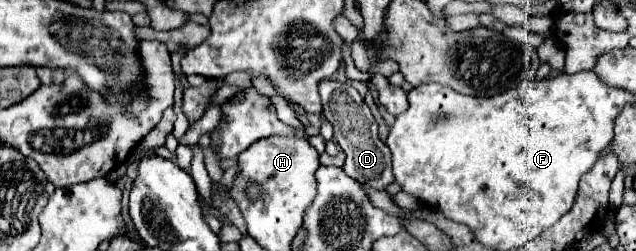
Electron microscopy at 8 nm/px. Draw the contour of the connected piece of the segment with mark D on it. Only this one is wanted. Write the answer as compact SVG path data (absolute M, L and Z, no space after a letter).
M323 80L319 84L319 94L323 102L323 112L327 120L333 124L333 136L341 150L347 154L347 160L343 164L343 170L347 176L351 176L357 182L365 182L367 186L375 190L385 190L389 184L393 184L393 172L391 172L391 152L385 142L377 136L377 122L371 116L369 106L359 96L359 92L349 86L347 82L337 80Z

